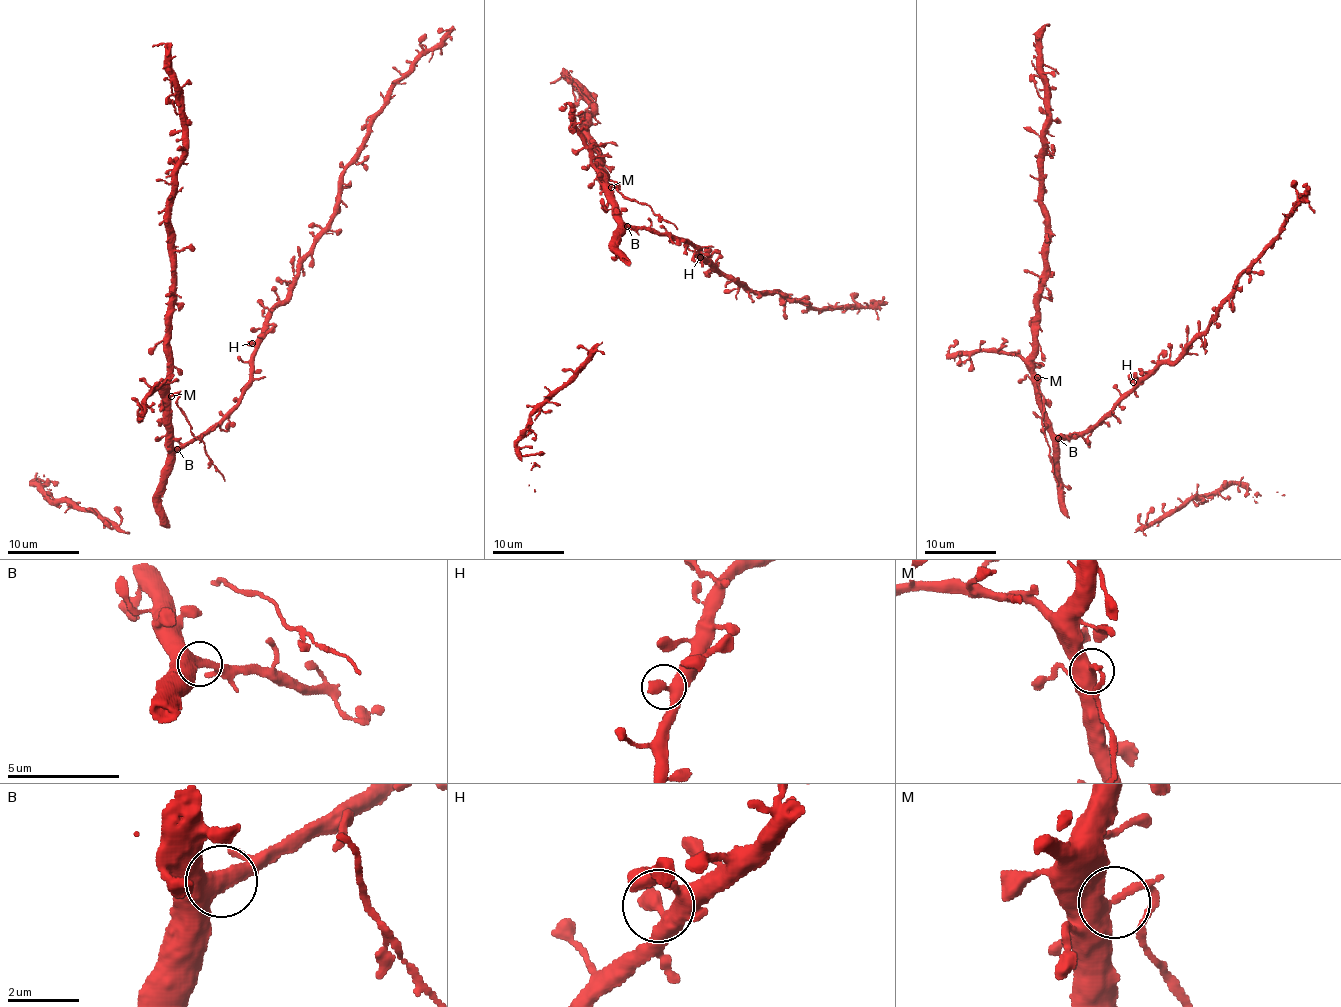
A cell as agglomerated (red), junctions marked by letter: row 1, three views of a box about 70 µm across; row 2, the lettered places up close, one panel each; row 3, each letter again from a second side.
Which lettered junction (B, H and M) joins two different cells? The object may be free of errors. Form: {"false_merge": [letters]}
{"false_merge": ["M"]}

